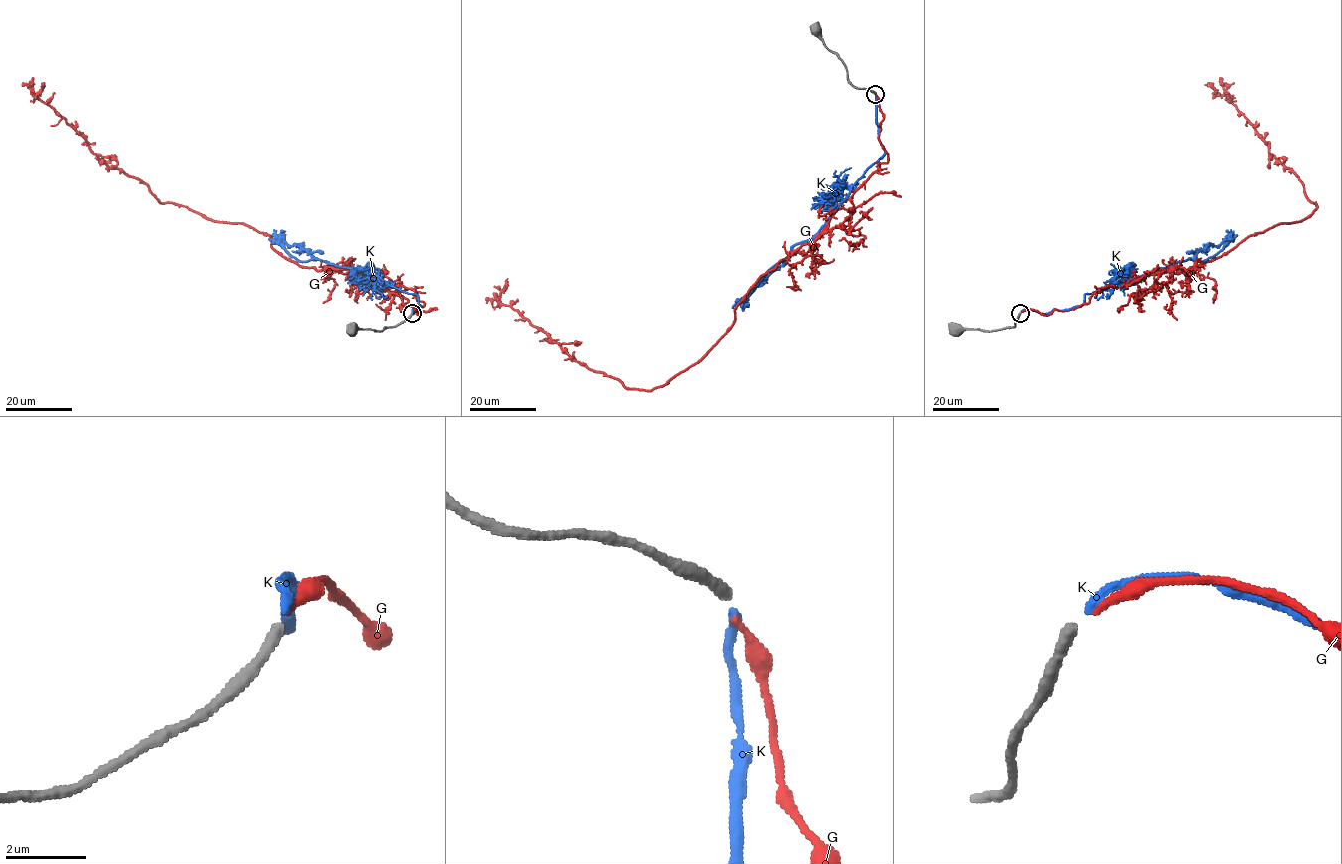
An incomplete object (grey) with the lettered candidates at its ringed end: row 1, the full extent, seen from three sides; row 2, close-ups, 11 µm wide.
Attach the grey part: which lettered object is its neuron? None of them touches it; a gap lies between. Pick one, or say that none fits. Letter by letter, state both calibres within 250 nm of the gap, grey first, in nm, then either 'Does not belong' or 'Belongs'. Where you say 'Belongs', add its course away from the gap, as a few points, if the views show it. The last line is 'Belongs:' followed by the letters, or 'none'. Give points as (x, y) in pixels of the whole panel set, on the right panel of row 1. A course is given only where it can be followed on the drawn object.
G: Thickness 280 nm (grey) against 160 nm. Does not belong
K: Thickness 280 nm (grey) against 240 nm. Belongs. Its course: (1021, 312), (1050, 313), (1081, 306), (1085, 293), (1124, 286), (1187, 259), (1205, 261), (1227, 242), (1186, 253)
Belongs: K

